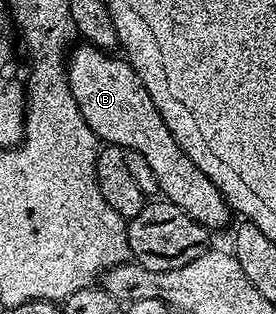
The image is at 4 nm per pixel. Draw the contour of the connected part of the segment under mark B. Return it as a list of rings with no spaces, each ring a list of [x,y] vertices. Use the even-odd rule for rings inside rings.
[[[85,42],[69,53],[66,66],[68,86],[72,86],[72,98],[76,98],[84,122],[88,122],[99,141],[141,154],[148,166],[152,166],[152,174],[156,174],[159,193],[180,206],[188,218],[200,222],[200,226],[207,230],[224,227],[232,217],[232,209],[222,191],[198,169],[188,154],[184,154],[184,150],[180,150],[176,138],[172,138],[172,130],[164,126],[156,102],[152,102],[144,82],[140,82],[140,74],[136,74],[133,66],[121,55],[114,55],[118,54]]]

